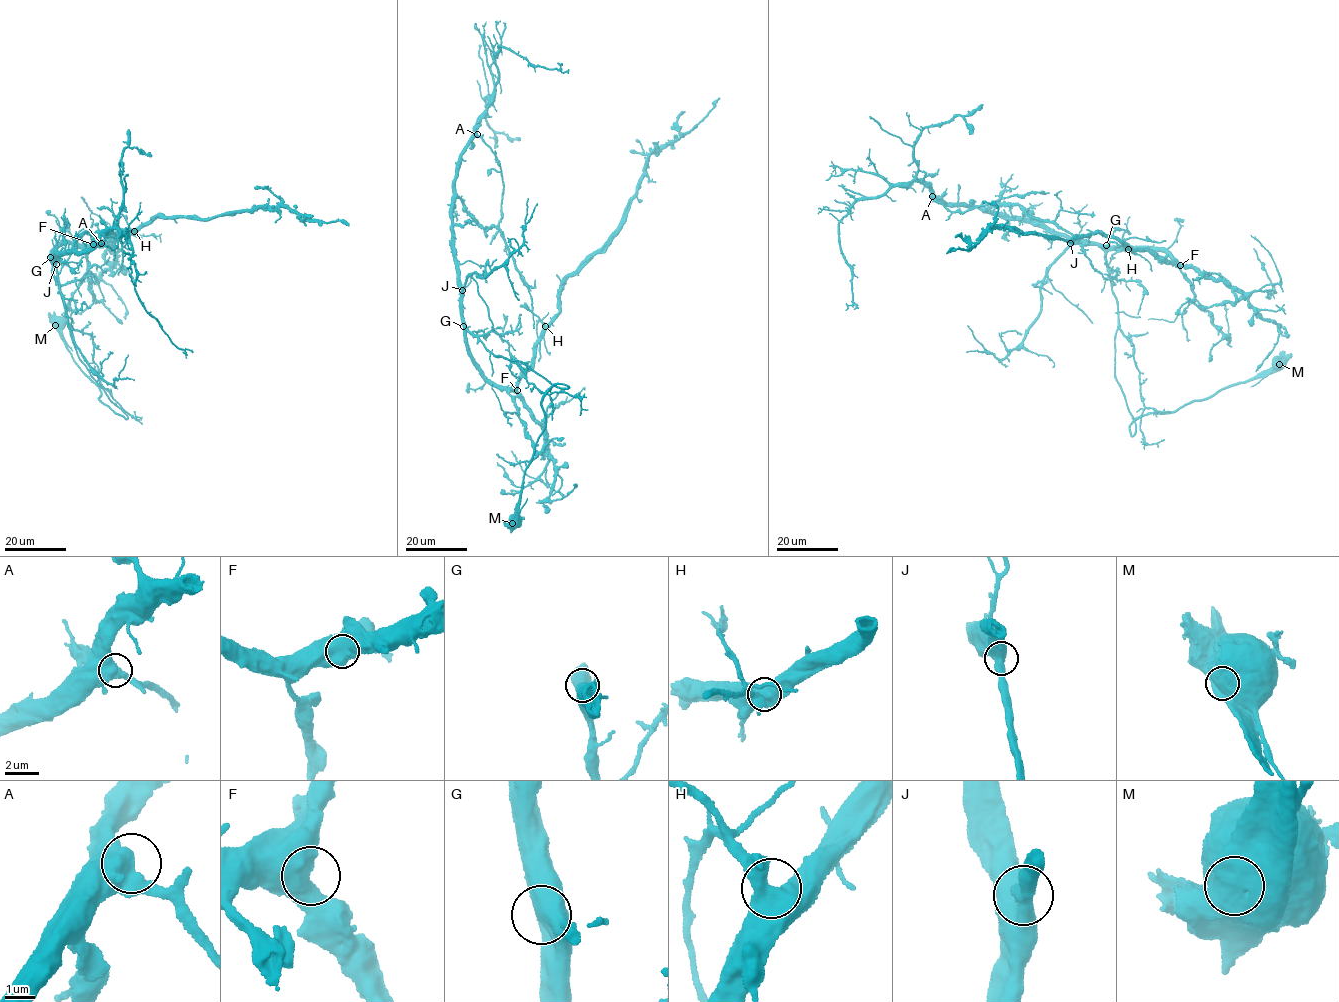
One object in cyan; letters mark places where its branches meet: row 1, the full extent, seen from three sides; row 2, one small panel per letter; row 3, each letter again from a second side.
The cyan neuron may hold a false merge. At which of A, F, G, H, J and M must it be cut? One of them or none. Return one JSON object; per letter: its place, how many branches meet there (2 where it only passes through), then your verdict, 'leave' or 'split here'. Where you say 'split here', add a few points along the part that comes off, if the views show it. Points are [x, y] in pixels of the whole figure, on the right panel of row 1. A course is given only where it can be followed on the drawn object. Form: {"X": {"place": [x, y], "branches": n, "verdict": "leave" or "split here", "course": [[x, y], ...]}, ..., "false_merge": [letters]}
{"A": {"place": [932, 196], "branches": 2, "verdict": "leave"}, "F": {"place": [1180, 265], "branches": 1, "verdict": "leave"}, "G": {"place": [1106, 245], "branches": 1, "verdict": "leave"}, "H": {"place": [1128, 249], "branches": 2, "verdict": "leave"}, "J": {"place": [1070, 243], "branches": 2, "verdict": "leave"}, "M": {"place": [1279, 364], "branches": 1, "verdict": "split here", "course": [[1279, 364], [1250, 386]]}, "false_merge": ["M"]}

